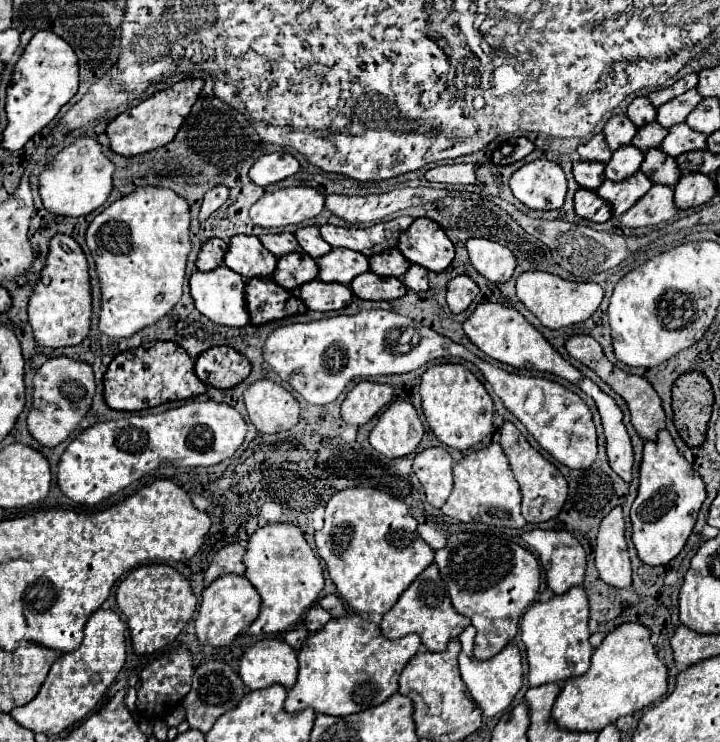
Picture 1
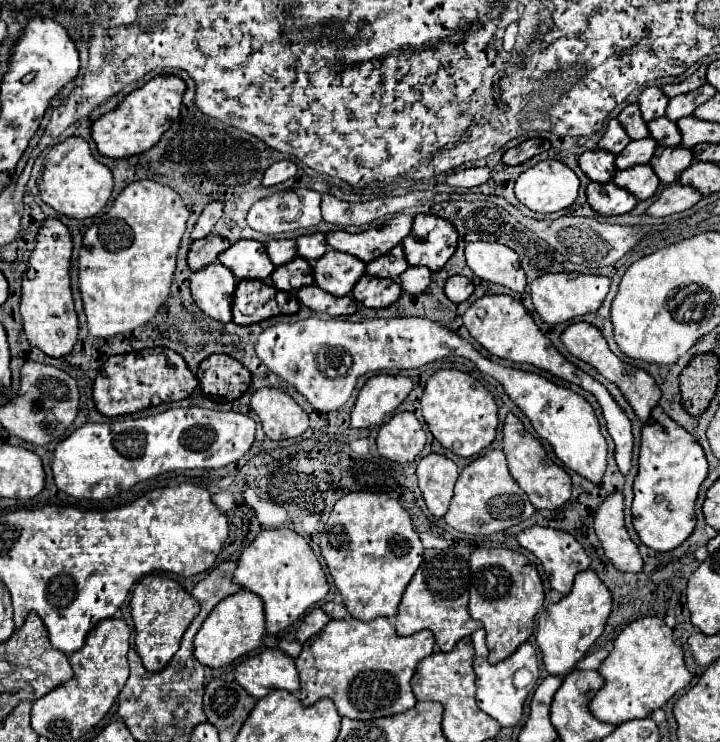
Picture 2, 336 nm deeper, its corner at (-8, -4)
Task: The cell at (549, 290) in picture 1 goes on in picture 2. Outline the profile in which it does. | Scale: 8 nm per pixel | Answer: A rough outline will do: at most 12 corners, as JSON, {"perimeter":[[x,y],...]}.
{"perimeter":[[548,273],[530,285],[540,319],[558,325],[596,311],[608,277]]}

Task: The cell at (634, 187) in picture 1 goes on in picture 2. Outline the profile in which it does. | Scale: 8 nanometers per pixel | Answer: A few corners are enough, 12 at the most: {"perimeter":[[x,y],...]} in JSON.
{"perimeter":[[650,165],[622,169],[612,179],[636,199],[650,199],[660,181]]}

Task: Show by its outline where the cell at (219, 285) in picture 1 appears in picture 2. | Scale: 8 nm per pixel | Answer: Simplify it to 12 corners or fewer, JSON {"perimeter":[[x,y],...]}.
{"perimeter":[[222,263],[190,275],[196,305],[232,321],[236,277]]}

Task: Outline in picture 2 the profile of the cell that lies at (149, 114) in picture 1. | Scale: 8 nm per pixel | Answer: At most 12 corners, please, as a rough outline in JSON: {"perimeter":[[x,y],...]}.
{"perimeter":[[154,77],[92,123],[100,155],[152,149],[186,85]]}

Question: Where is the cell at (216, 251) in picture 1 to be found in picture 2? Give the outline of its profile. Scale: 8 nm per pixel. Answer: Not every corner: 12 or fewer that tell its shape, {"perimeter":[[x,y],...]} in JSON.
{"perimeter":[[220,235],[192,243],[188,265],[200,271],[212,265],[230,243]]}

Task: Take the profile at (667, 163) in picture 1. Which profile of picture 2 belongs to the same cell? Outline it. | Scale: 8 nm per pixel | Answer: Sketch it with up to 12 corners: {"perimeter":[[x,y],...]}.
{"perimeter":[[658,147],[650,167],[672,185],[692,165],[692,151]]}

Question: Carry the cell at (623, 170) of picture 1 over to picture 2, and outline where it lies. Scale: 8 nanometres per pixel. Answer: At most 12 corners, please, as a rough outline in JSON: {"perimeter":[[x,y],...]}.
{"perimeter":[[652,137],[630,141],[616,167],[646,165],[656,151]]}

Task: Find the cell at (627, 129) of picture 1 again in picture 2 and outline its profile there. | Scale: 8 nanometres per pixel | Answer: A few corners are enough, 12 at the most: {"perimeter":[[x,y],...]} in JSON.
{"perimeter":[[630,103],[618,115],[630,139],[650,137],[638,103]]}

